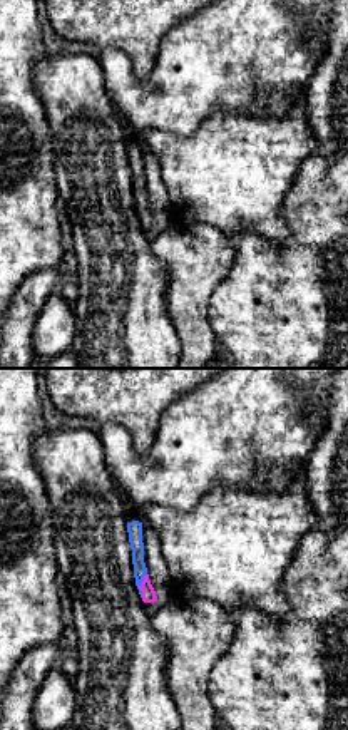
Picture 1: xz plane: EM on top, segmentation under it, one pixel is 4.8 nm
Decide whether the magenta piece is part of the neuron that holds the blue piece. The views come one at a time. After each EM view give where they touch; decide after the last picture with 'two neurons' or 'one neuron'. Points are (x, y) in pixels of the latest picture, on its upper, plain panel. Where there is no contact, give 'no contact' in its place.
contact (141, 208)

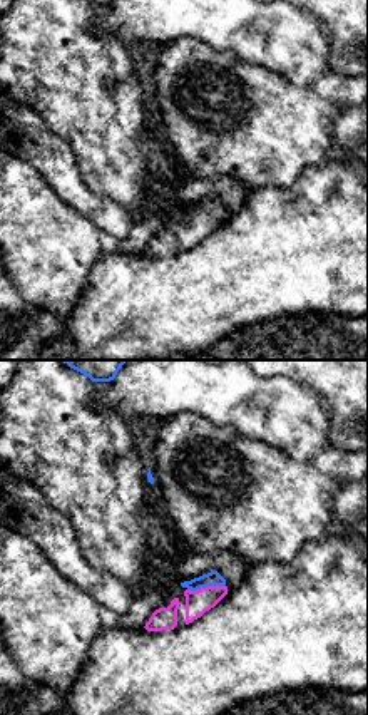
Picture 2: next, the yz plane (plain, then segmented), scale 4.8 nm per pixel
contact (206, 211)

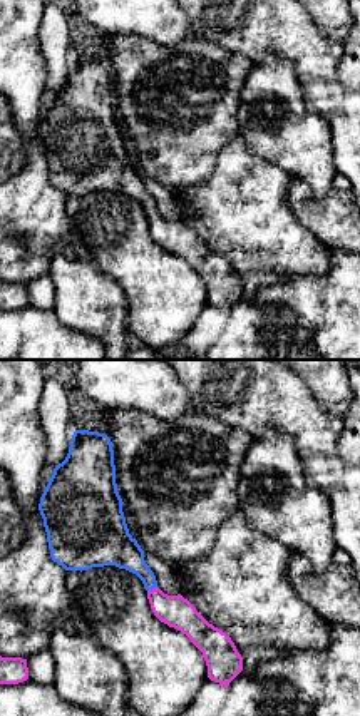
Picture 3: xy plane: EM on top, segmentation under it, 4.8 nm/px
contact (151, 214)

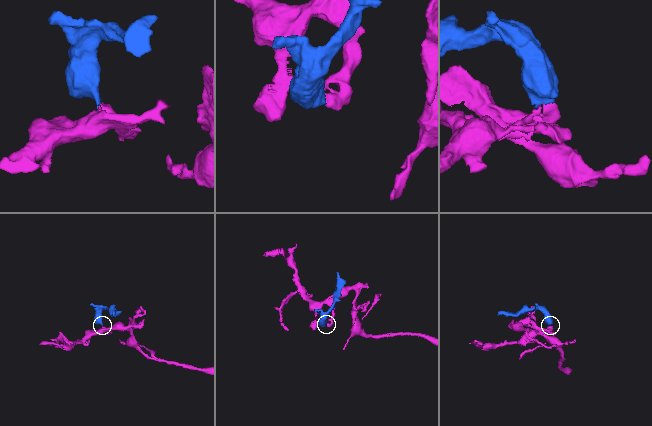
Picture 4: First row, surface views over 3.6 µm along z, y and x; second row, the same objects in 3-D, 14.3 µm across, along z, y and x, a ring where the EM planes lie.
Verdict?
one neuron

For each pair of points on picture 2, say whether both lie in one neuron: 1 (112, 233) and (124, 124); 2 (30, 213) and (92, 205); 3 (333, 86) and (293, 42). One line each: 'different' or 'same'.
1: different
2: different
3: different

